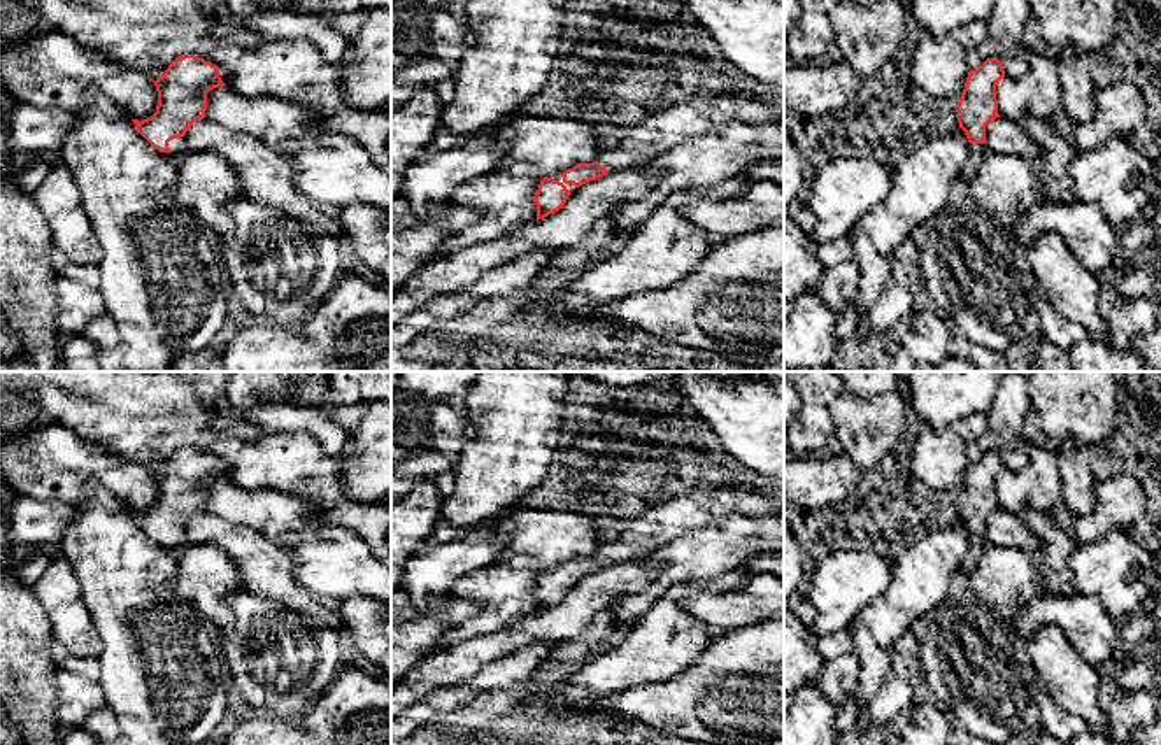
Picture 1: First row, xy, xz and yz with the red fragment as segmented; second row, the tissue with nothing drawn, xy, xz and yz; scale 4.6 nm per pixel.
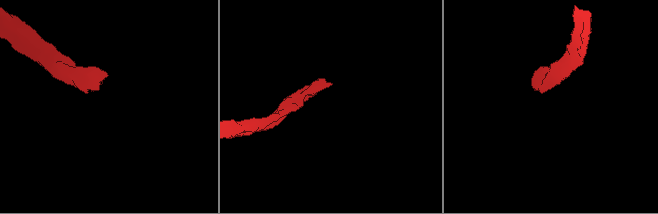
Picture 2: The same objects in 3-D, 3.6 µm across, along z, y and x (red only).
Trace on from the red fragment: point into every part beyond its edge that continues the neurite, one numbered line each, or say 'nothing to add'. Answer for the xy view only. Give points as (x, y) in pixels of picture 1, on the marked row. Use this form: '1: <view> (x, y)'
1: xy (176, 146)

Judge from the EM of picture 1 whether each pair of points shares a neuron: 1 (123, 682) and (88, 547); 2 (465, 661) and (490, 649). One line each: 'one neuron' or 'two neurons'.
1: one neuron
2: one neuron

